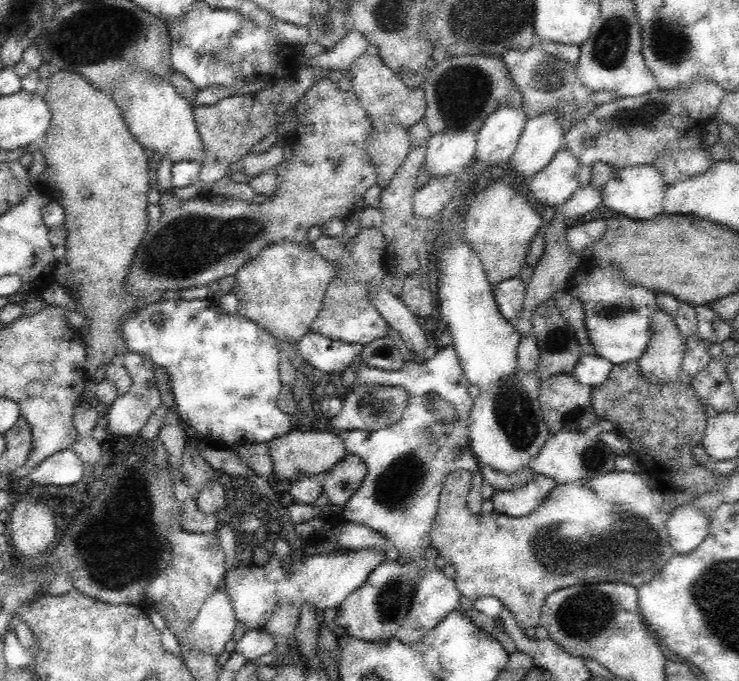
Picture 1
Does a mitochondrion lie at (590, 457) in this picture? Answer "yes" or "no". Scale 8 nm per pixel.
yes

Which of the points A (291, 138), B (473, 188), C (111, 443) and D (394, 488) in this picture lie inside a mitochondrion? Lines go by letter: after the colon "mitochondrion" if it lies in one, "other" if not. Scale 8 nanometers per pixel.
A: other
B: other
C: other
D: mitochondrion

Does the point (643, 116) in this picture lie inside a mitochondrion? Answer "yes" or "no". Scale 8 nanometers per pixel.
yes

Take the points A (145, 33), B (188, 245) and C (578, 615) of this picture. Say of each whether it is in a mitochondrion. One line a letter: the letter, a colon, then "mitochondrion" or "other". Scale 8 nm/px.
A: other
B: mitochondrion
C: mitochondrion

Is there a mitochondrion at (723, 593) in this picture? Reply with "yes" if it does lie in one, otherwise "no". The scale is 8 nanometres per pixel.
yes

